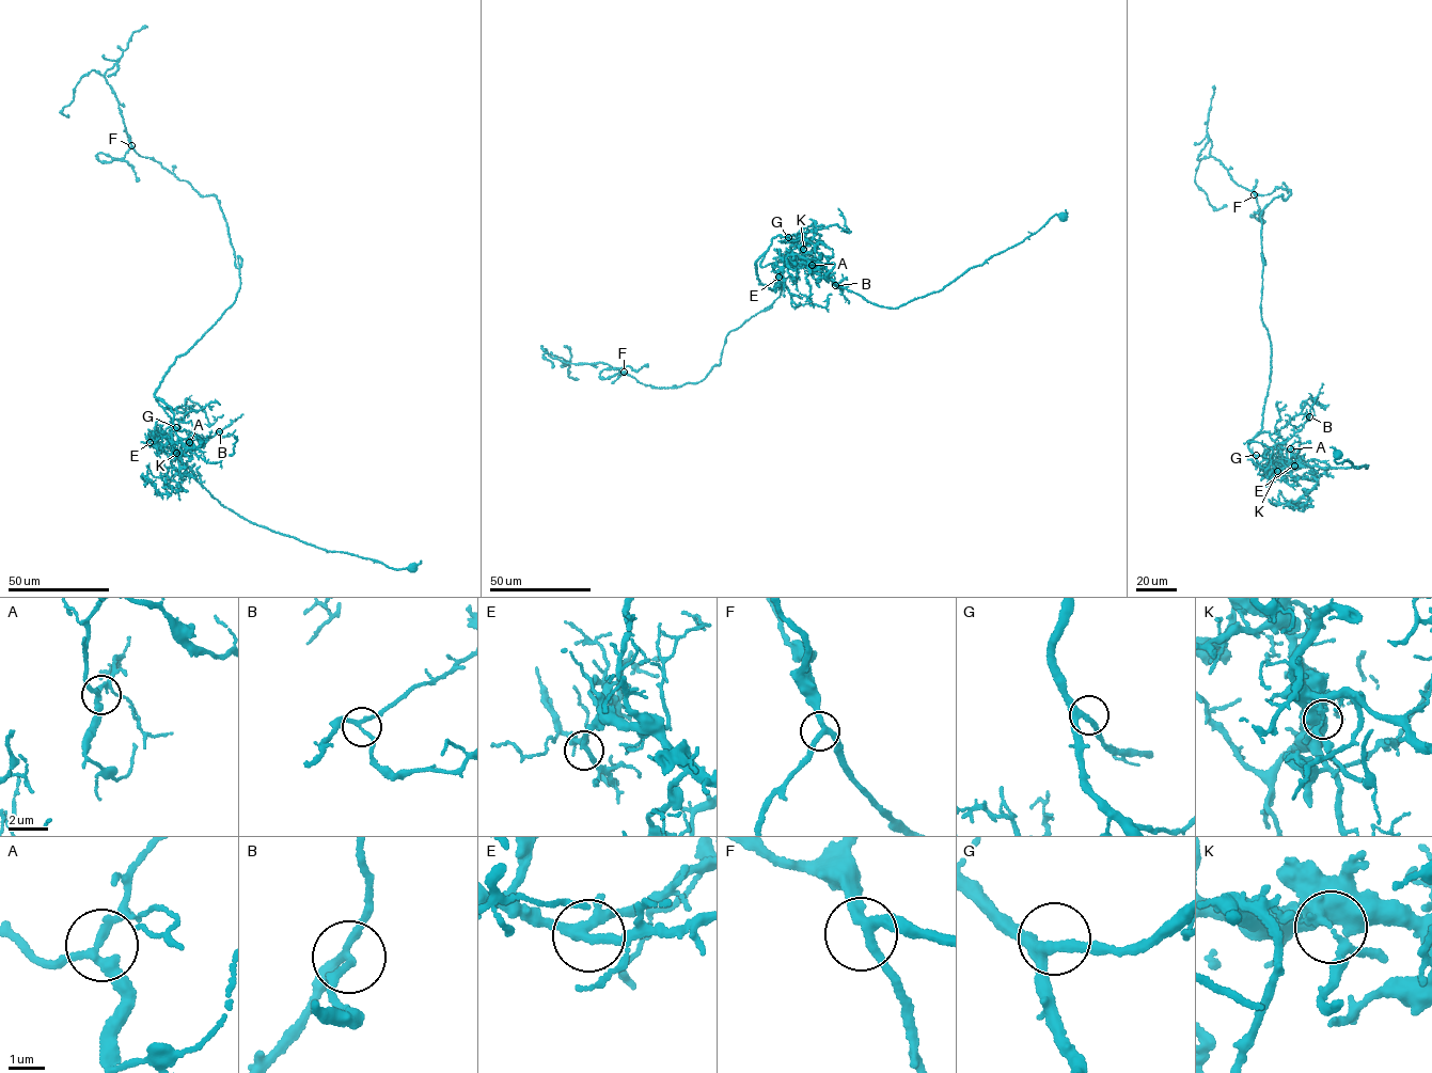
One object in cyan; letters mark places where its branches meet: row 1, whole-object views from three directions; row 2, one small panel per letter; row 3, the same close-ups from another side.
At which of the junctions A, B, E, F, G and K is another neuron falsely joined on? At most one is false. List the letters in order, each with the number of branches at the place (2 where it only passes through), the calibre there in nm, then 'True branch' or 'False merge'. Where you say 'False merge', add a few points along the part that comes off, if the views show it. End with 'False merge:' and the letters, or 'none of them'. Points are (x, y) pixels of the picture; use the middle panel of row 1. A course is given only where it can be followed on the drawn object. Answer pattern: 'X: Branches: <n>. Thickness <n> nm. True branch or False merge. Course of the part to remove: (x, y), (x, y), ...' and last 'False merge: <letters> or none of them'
A: Branches: 3. Thickness 240 nm. True branch
B: Branches: 3. Thickness 160 nm. True branch
E: Branches: 3. Thickness 240 nm. True branch
F: Branches: 3. Thickness 240 nm. True branch
G: Branches: 3. Thickness 280 nm. True branch
K: Branches: 3. Thickness 200 nm. False merge. Course of the part to remove: (803, 249), (805, 234), (772, 238), (755, 271), (780, 296), (699, 381), (654, 387), (543, 346), (552, 367)
False merge: K

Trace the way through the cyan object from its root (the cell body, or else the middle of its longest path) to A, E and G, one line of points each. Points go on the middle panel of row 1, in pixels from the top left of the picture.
A: (1063, 217), (1055, 215), (938, 292), (895, 308), (867, 301), (814, 272), (796, 235), (788, 236), (812, 265)
E: (1063, 217), (1055, 215), (938, 292), (895, 308), (867, 301), (805, 266), (787, 265), (779, 277)
G: (1063, 217), (1055, 215), (938, 292), (895, 308), (867, 301), (814, 272), (796, 235), (788, 237)

